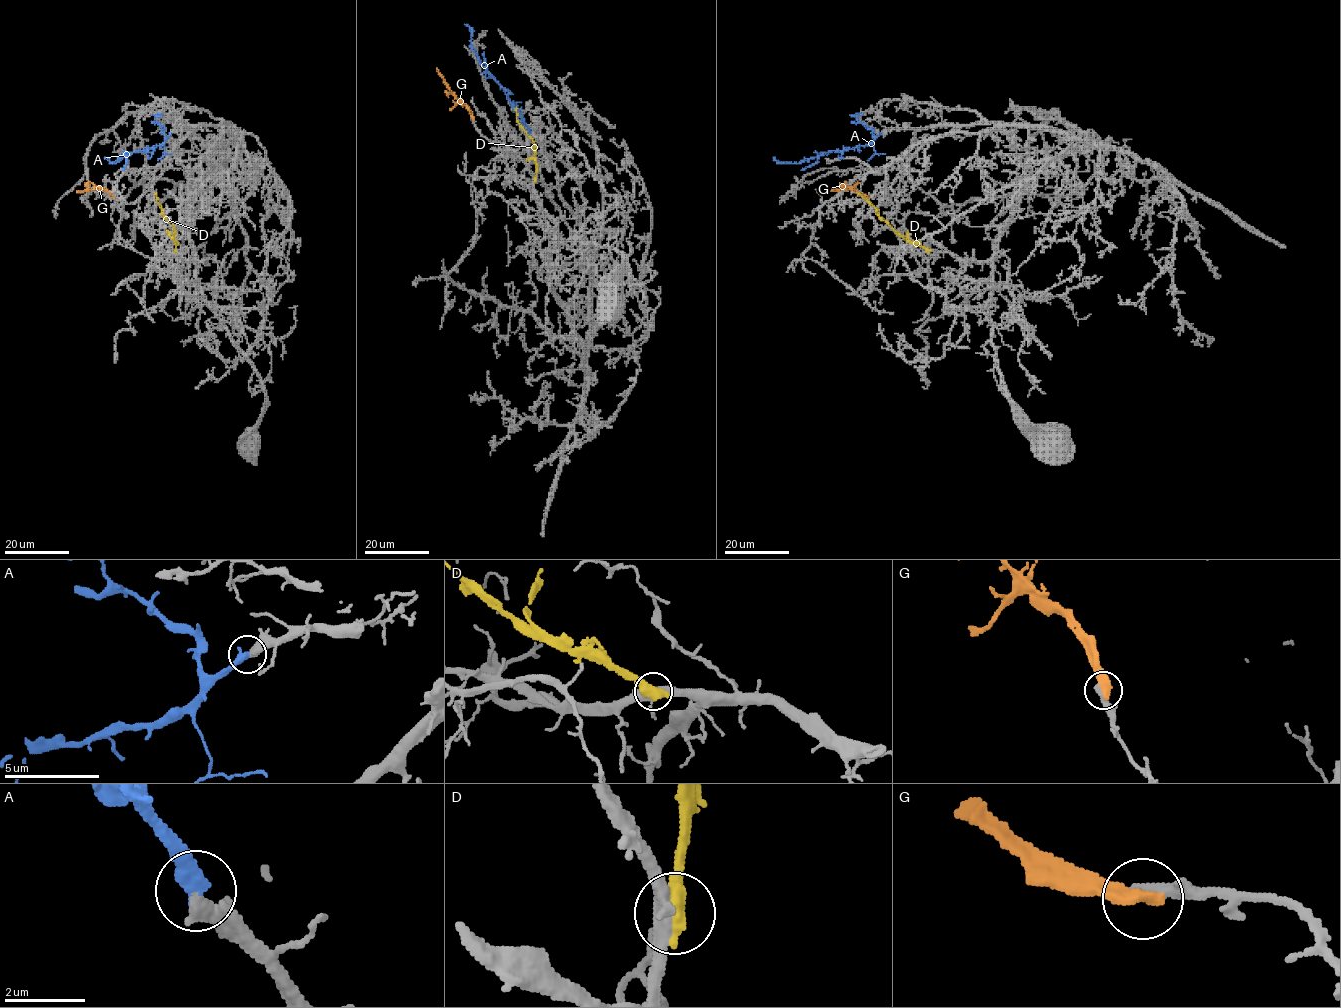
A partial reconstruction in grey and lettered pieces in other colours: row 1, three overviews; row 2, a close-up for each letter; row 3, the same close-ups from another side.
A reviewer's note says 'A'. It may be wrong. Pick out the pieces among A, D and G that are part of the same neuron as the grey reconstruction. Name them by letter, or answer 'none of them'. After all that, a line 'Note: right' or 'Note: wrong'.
A
Note: right

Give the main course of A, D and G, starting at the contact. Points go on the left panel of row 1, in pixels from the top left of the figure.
A: (170, 133), (160, 145), (135, 151), (114, 163), (105, 159)
D: (175, 250), (174, 228), (156, 203), (156, 192)
G: (113, 196), (105, 189), (76, 192)

